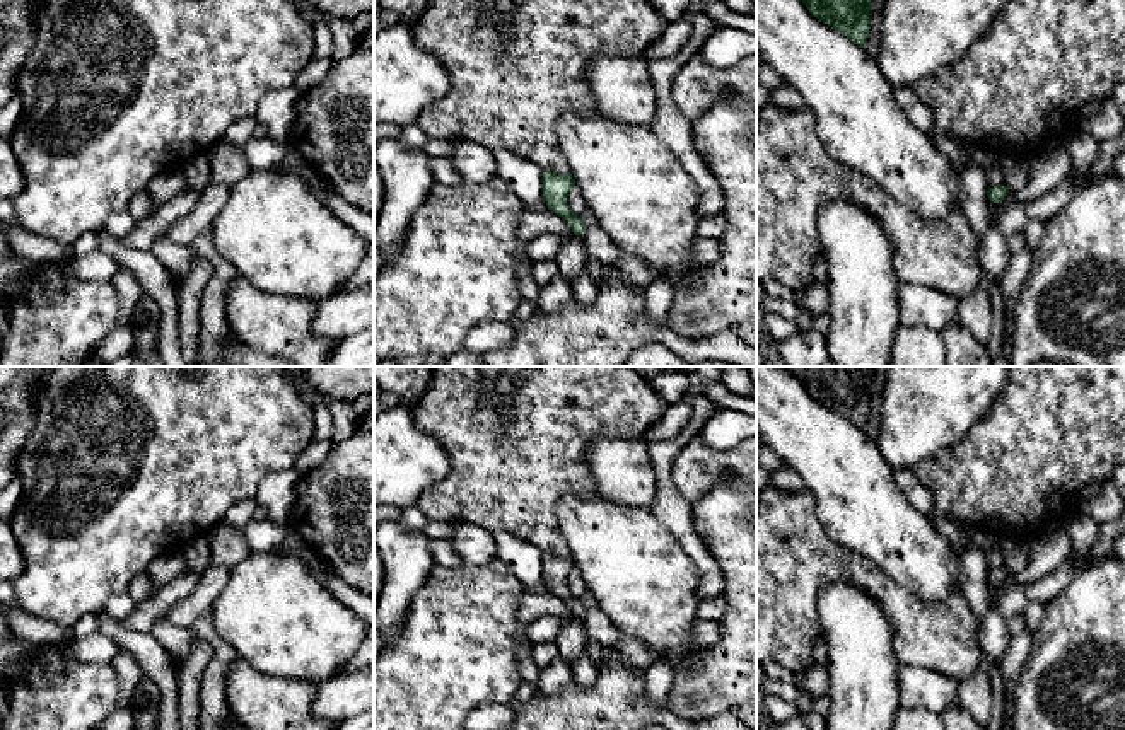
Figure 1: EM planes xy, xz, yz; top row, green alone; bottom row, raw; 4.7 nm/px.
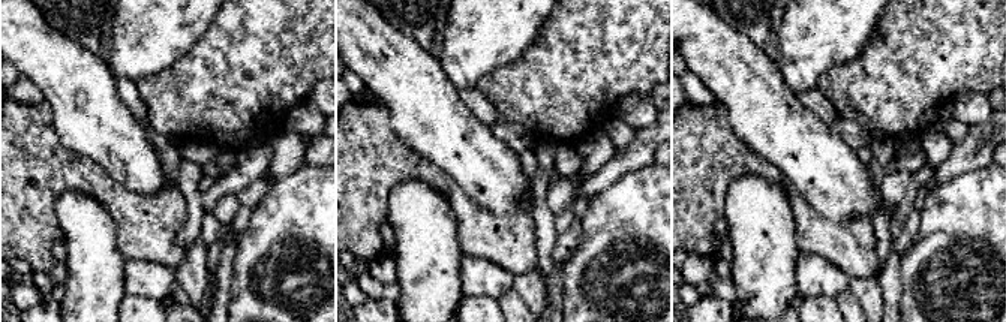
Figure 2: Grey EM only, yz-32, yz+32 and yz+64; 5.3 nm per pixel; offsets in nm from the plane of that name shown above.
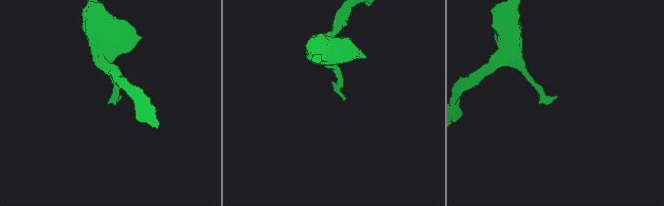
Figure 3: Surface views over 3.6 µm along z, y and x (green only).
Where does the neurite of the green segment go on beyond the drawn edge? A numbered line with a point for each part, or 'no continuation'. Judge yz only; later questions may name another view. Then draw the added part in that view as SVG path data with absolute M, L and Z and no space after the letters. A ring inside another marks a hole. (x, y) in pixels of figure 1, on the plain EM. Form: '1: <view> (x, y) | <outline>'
no continuation

